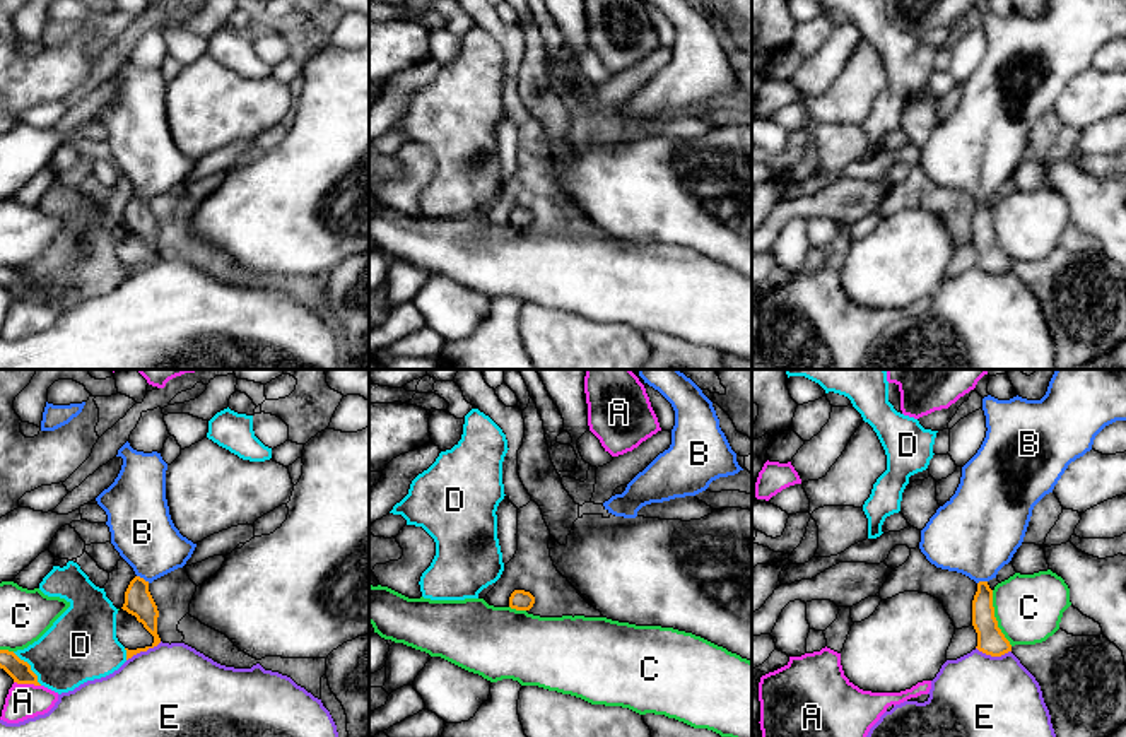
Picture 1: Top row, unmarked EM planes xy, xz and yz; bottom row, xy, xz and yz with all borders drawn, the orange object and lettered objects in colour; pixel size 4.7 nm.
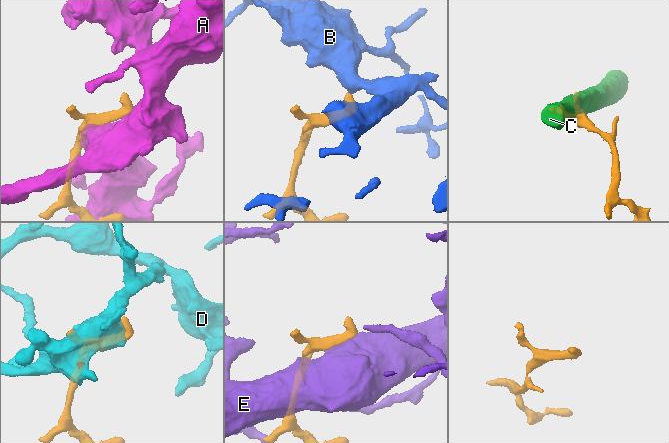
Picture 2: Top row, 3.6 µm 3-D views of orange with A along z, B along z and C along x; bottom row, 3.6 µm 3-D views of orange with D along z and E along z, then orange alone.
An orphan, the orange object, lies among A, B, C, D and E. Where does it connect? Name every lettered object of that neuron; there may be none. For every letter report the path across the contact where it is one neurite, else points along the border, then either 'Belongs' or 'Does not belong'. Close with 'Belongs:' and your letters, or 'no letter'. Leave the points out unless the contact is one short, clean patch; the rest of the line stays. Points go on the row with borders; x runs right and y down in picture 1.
A: Does not belong
B: Path across: xy (139, 602), (142, 578), (142, 532). Belongs
C: Does not belong
D: Does not belong
E: Does not belong
Belongs: B

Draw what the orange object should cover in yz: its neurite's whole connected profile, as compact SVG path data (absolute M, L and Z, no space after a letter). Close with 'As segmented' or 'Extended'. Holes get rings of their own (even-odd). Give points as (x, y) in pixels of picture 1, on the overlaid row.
M1056 369L1041 400L1013 397L982 398L986 438L962 467L955 494L921 530L919 549L936 568L957 571L977 583L972 626L977 650L1001 657L1012 652L998 628L988 581L1008 564L1022 545L1034 506L1049 492L1071 462L1092 450L1095 436L1116 421L1126 421L1126 369Z. Extended

